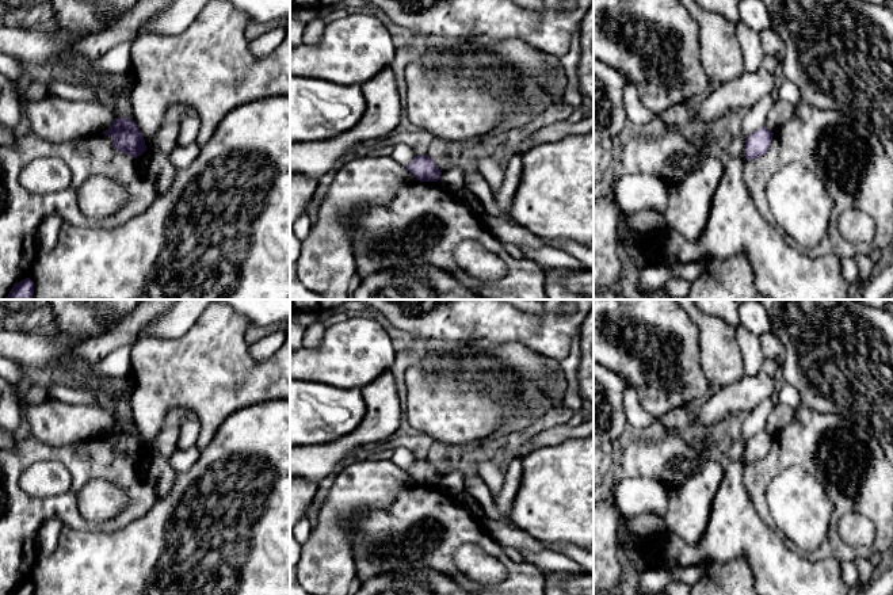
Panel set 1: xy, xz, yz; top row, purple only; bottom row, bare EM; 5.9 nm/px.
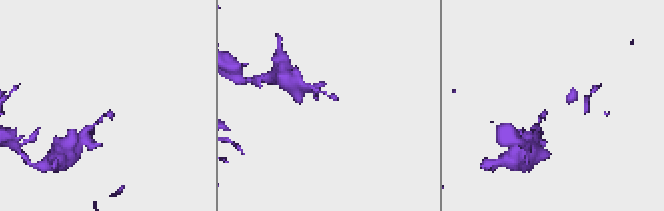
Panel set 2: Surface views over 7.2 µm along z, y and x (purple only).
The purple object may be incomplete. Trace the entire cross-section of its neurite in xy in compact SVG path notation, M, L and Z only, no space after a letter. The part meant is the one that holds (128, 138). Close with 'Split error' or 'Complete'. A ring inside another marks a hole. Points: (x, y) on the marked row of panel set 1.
M115 118L111 127L103 134L114 141L117 150L127 156L137 159L146 150L145 140L133 119Z. Complete

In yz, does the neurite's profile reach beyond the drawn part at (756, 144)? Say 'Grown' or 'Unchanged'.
Unchanged

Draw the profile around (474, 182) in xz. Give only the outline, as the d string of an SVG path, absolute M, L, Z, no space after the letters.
M466 163L465 188L473 192L481 201L489 216L499 217L511 224L515 224L507 211L503 211L497 207L493 190L491 188L486 179L474 169L472 163Z

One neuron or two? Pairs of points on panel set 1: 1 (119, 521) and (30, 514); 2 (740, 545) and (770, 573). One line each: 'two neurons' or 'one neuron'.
1: one neuron
2: one neuron

